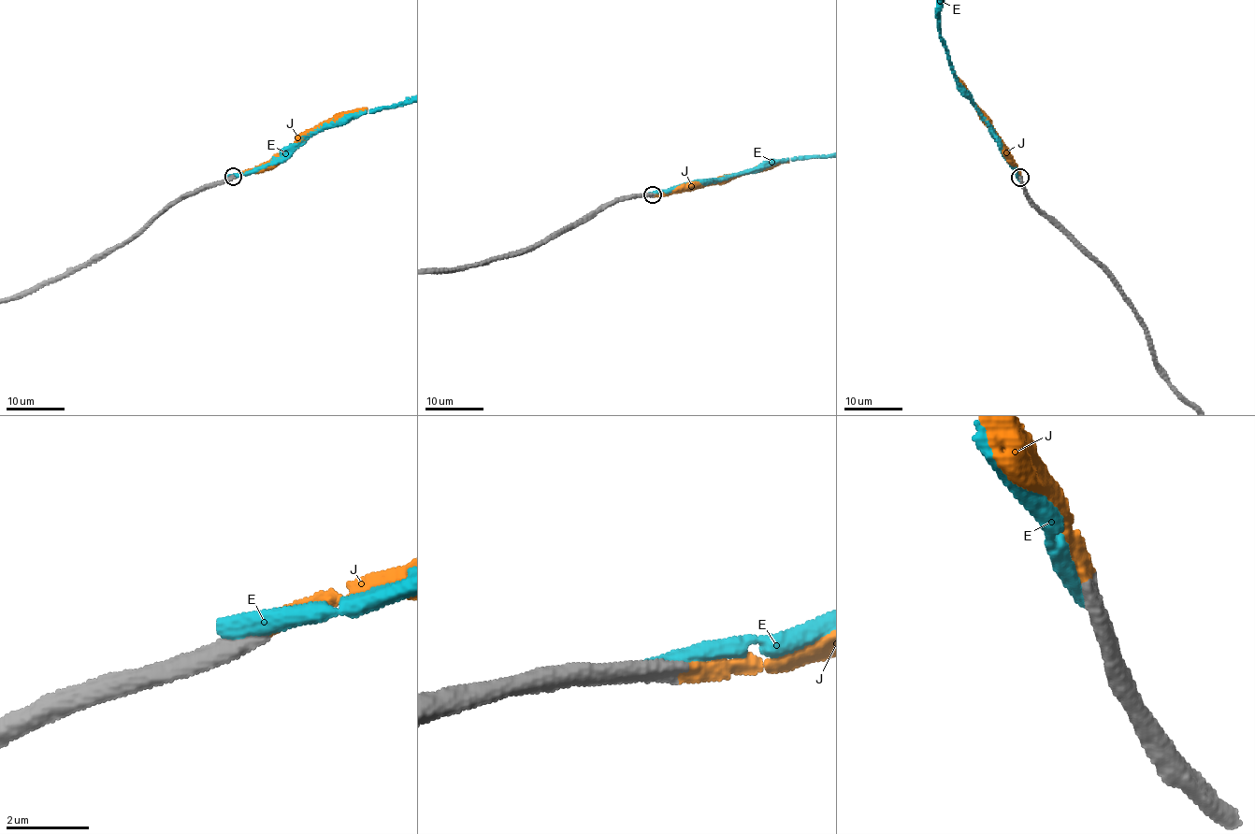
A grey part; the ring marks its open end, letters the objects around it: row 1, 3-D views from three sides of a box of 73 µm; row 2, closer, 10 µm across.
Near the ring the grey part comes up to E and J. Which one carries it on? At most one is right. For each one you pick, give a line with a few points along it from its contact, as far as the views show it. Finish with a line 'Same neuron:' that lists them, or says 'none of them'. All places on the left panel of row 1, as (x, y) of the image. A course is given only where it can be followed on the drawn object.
J: course (233, 177), (240, 173), (266, 169), (291, 147), (304, 141), (327, 122), (352, 117), (367, 107)
Same neuron: J

